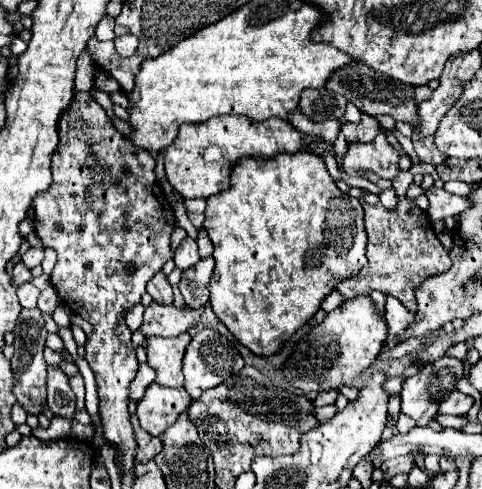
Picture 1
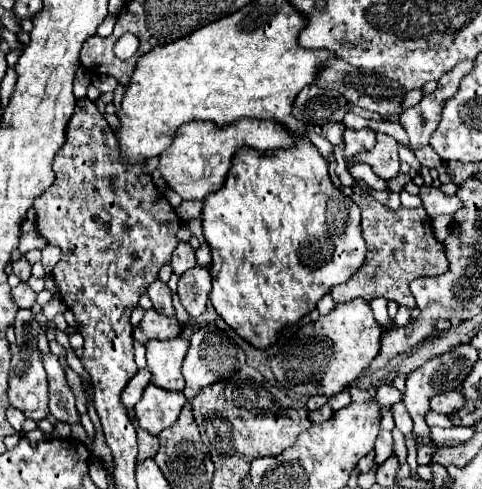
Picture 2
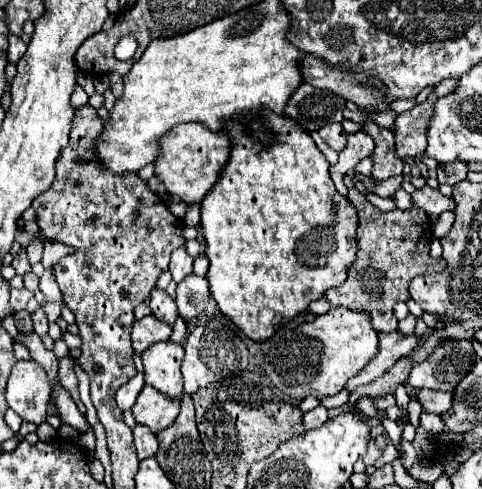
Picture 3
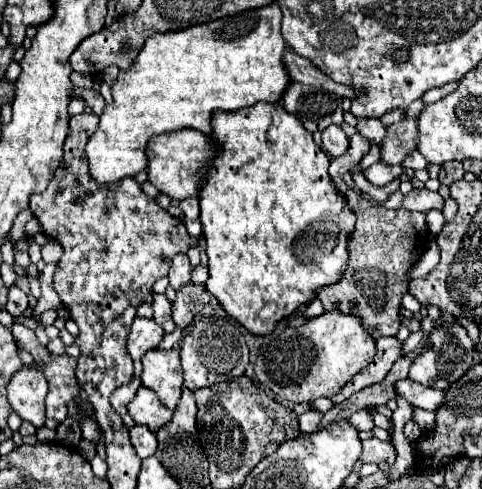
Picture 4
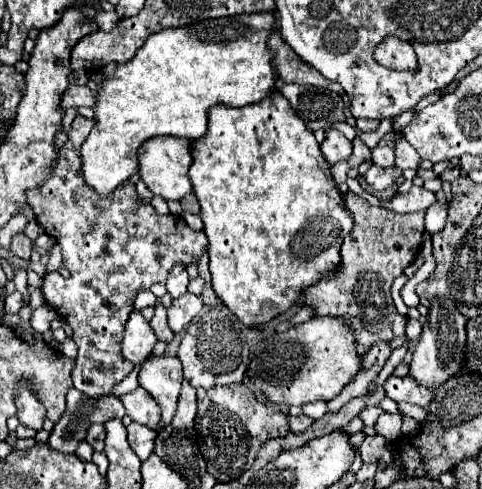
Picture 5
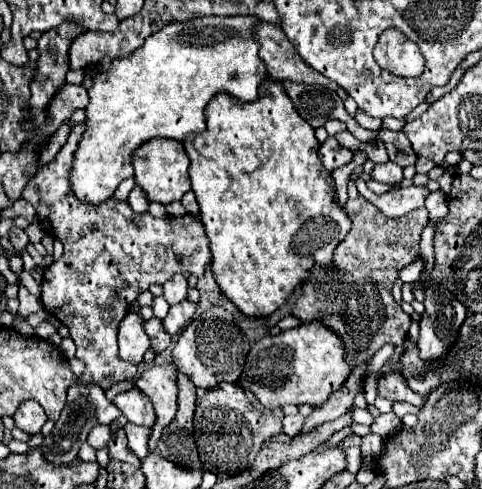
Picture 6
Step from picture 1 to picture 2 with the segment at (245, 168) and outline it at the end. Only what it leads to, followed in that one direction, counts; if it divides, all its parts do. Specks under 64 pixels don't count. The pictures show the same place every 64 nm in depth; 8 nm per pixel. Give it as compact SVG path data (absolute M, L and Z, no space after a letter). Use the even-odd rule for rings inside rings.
M290 132L290 136L294 138L292 148L278 148L278 150L268 150L268 152L260 152L254 148L240 148L232 158L232 166L228 170L224 186L218 192L208 194L204 198L204 208L202 208L202 230L204 230L204 238L210 246L210 256L212 256L210 300L216 308L216 312L226 320L226 324L232 326L246 342L250 342L254 348L260 348L260 350L266 350L268 346L272 346L276 342L278 332L284 326L288 326L290 322L298 322L302 316L312 312L316 308L316 302L324 294L328 294L330 288L334 288L336 284L342 284L344 280L350 280L350 276L356 272L356 268L360 268L364 264L364 254L366 254L366 244L364 244L364 238L360 232L360 208L352 202L352 198L344 196L334 186L334 182L328 174L328 162L318 152L318 148L306 136L300 136L296 132Z

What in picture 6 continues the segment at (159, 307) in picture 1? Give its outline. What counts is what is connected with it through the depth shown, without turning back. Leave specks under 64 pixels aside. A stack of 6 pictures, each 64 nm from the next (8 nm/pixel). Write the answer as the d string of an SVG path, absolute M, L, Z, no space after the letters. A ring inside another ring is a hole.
M136 314L124 316L118 328L118 356L126 362L140 364L148 348L150 348L150 338L144 332L142 320Z

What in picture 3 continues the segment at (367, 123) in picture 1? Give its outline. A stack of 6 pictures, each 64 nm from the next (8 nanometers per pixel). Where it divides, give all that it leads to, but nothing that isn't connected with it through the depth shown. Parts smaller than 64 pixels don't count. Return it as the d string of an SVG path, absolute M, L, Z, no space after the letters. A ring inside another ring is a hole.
M366 132L348 134L348 144L346 144L346 148L340 152L338 162L336 162L334 166L330 166L330 176L332 176L332 180L334 180L334 184L336 184L336 190L338 190L340 194L344 194L344 196L348 194L348 188L346 188L346 184L342 182L344 174L352 172L362 158L366 158L366 156L372 154L372 150L374 150L374 142L372 142L372 138L370 138Z

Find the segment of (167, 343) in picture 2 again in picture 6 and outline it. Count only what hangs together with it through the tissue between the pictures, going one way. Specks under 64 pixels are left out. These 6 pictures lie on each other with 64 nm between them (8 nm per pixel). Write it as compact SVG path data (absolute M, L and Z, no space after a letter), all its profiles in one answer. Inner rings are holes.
M166 364L166 366L146 366L142 376L138 378L136 386L150 398L154 412L156 412L156 422L150 428L150 440L148 448L150 452L156 450L156 442L162 434L162 430L172 422L176 416L176 366Z

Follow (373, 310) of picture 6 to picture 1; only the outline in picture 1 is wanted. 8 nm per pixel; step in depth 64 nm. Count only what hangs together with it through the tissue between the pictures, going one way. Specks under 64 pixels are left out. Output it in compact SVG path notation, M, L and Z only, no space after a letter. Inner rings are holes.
M362 198L360 204L364 208L364 224L368 234L368 266L364 266L356 276L342 280L336 290L348 300L354 296L368 296L372 290L380 290L398 298L408 312L416 312L414 286L418 286L428 276L442 274L450 268L452 260L448 258L448 250L436 238L428 214L408 200L402 198L396 210L386 210L380 202L376 206L370 206Z

